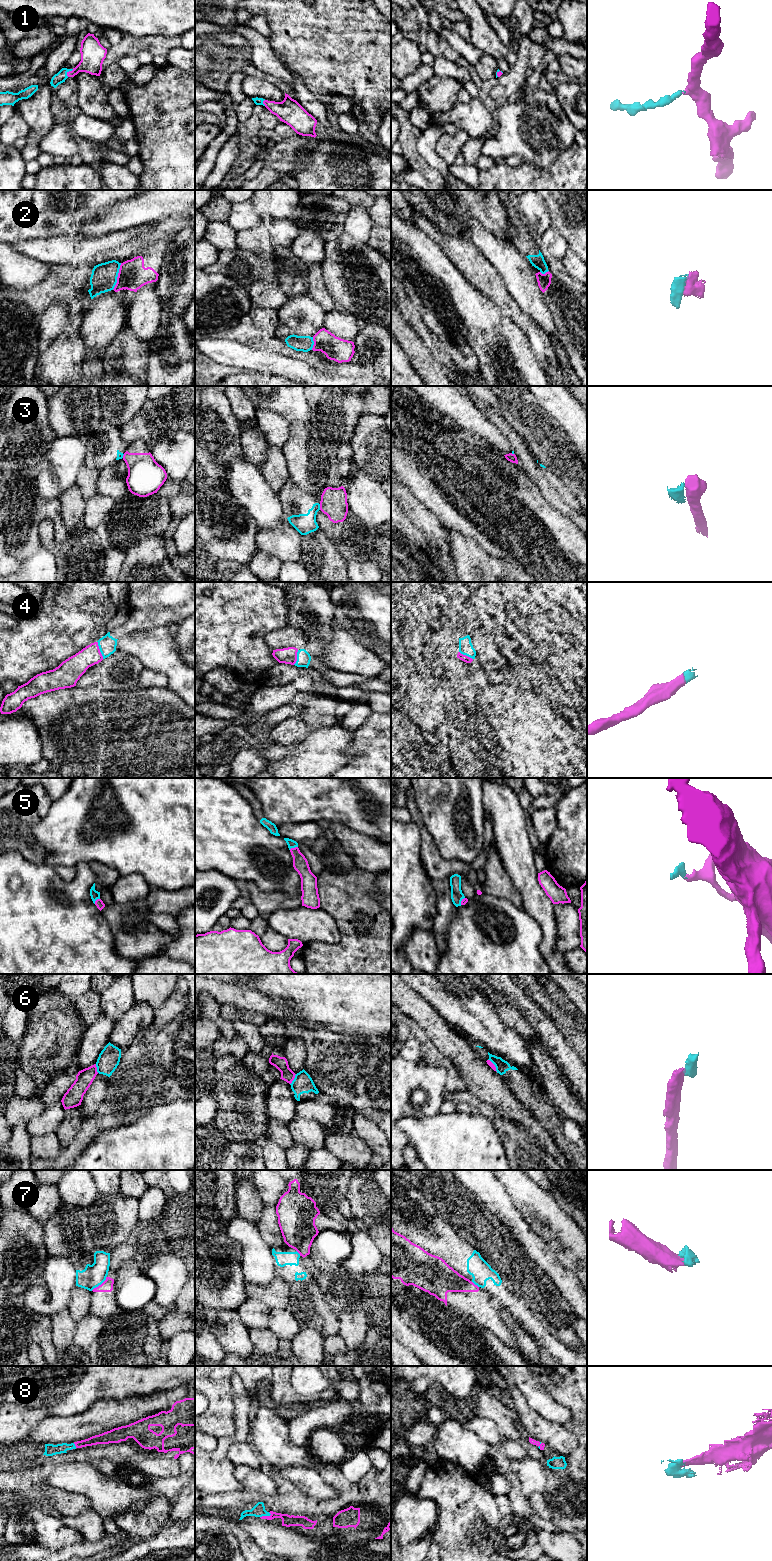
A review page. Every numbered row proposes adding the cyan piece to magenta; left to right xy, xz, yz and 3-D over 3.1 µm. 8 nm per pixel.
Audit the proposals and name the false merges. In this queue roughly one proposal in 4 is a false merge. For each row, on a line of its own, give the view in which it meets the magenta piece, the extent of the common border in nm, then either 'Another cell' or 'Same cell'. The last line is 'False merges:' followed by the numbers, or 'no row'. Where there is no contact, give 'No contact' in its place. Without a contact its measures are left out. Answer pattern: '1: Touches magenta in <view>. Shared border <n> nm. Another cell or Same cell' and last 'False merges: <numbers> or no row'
1: Touches magenta in xy. Shared border 80 nm. Same cell
2: Touches magenta in xy. Shared border 220 nm. Another cell
3: Touches magenta in xz. Shared border 50 nm. Another cell
4: Touches magenta in xy. Shared border 150 nm. Same cell
5: Touches magenta in xz. Shared border 80 nm. Same cell
6: Touches magenta in xz. Shared border 100 nm. Another cell
7: Touches magenta in xy. Shared border 170 nm. Another cell
8: Touches magenta in xz. Shared border 100 nm. Same cell
False merges: 2, 3, 6, 7

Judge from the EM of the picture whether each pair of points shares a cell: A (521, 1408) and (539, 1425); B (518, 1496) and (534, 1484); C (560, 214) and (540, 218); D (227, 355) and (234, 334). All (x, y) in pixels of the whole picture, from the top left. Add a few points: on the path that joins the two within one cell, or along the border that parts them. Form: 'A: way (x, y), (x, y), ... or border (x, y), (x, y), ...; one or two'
A: way (525, 1412), (535, 1422); one
B: border (513, 1471), (521, 1492), (527, 1498); two
C: border (543, 200), (547, 207), (551, 225); two
D: border (219, 337), (231, 338), (254, 348); two

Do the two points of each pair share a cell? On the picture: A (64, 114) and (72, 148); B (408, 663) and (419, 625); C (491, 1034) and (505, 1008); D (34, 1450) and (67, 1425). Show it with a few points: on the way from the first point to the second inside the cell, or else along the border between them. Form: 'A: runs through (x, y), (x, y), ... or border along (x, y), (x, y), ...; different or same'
A: runs through (64, 122), (64, 140); same
B: border along (427, 643), (411, 648), (401, 648); different
C: border along (485, 999), (497, 1017), (517, 1033); different
D: border along (32, 1440), (45, 1443); different

